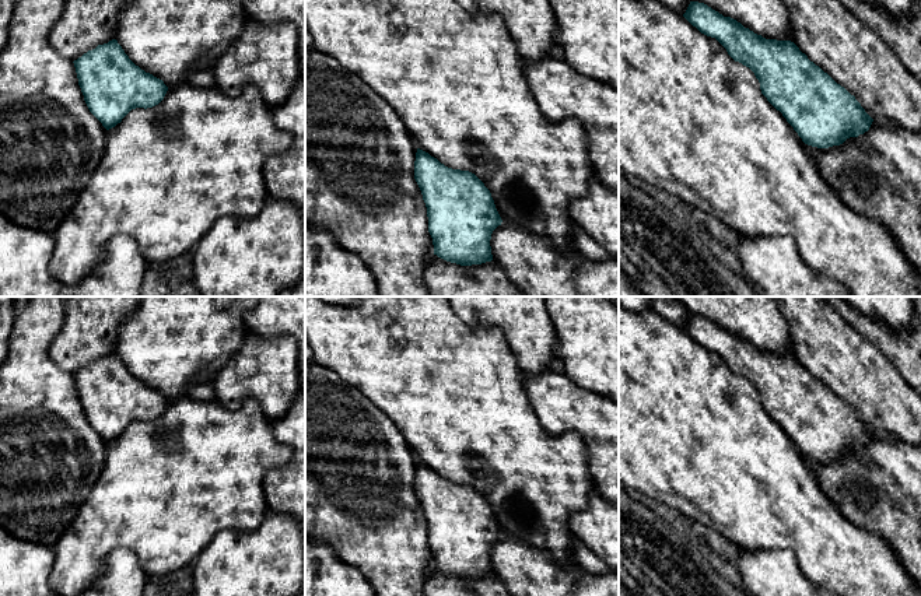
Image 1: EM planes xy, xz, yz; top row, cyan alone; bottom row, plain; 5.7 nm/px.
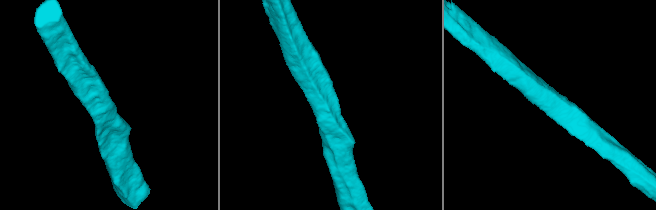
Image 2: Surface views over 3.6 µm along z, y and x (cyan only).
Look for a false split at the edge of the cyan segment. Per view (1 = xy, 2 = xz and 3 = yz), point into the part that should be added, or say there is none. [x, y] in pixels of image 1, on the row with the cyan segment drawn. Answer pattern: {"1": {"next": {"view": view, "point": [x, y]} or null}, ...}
{"1": {"next": null}, "2": {"next": null}, "3": {"next": null}}

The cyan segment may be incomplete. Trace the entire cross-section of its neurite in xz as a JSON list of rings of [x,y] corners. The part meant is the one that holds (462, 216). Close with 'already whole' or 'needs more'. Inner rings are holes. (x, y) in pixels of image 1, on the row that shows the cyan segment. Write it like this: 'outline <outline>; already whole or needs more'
outline [[[420,148],[414,179],[427,207],[434,255],[460,266],[491,262],[491,234],[502,220],[484,183],[469,171],[445,166]]]; already whole

